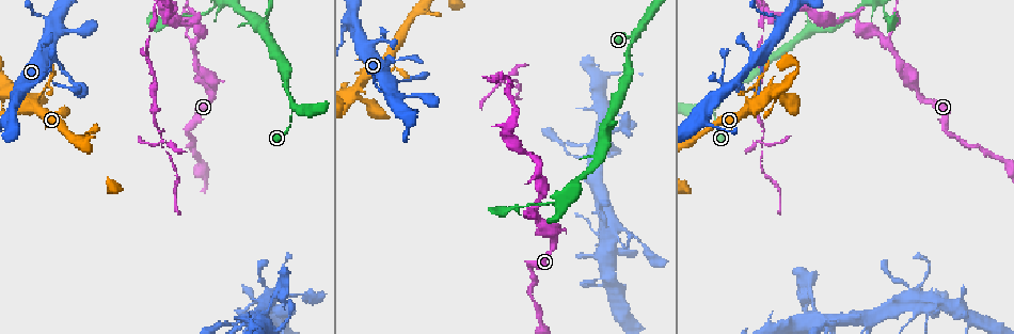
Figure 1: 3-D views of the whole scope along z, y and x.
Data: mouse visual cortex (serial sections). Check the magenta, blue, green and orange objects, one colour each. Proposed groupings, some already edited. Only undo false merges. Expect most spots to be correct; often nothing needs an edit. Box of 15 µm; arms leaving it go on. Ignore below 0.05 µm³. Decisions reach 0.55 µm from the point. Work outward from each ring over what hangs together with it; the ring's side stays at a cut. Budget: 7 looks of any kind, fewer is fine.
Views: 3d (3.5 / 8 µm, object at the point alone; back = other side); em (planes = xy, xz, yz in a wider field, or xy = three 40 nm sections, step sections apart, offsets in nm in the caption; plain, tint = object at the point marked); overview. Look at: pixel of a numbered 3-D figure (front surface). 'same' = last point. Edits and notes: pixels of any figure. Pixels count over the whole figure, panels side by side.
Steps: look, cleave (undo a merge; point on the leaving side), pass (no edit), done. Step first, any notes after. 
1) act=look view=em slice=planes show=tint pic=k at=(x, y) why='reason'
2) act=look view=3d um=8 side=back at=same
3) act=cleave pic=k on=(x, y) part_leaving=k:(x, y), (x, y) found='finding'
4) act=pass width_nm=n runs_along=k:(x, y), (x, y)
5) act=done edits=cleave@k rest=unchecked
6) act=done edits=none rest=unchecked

act=look view=3d um=3.5 pic=1 at=(553, 232) why='branch point'

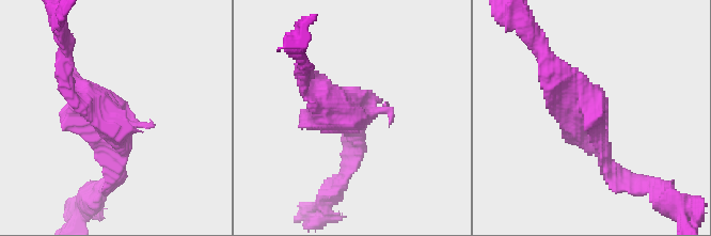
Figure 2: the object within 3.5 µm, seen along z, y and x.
act=look view=em slice=xy step=5 show=plain pic=2 at=(111, 118)

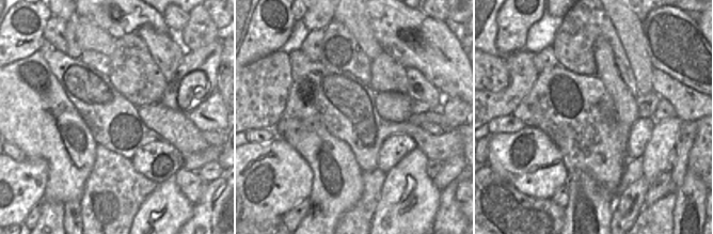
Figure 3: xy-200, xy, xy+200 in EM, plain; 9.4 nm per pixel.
act=look view=em slice=xy step=5 show=tint at=same why='with the object marked'

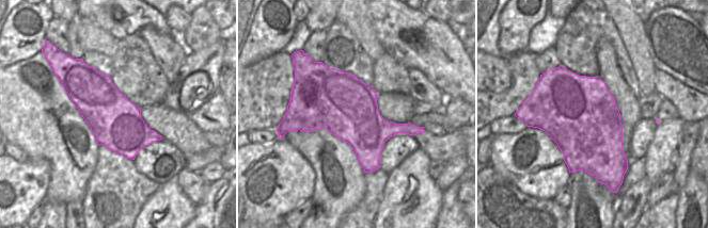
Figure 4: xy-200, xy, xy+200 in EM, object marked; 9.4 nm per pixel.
act=pass runs_along=2:(607, 161), (547, 68) found='continuous, no second cell'

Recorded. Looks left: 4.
act=look view=3d um=3.5 side=back pic=1 at=(194, 43) why='three-way junction'

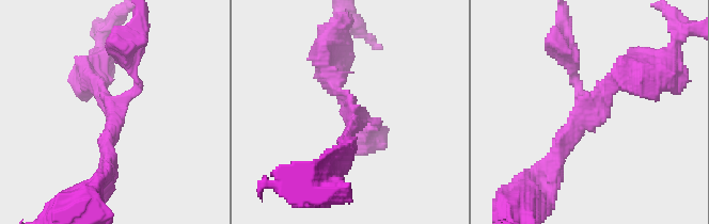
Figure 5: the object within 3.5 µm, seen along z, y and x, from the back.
act=look view=em slice=planes show=tint pic=5 at=(115, 108) arms=3 arm_widths_nm=150,250,250

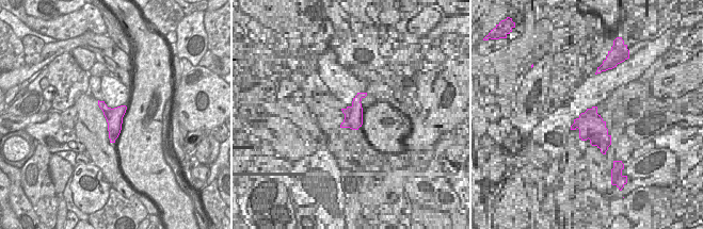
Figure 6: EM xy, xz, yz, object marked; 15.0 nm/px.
act=pass runs_along=5:(553, 170), (588, 100), (632, 72) found='all the same cell'

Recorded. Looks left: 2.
act=look view=3d um=3.5 side=back pic=1 at=(198, 16) why='abrupt turn'

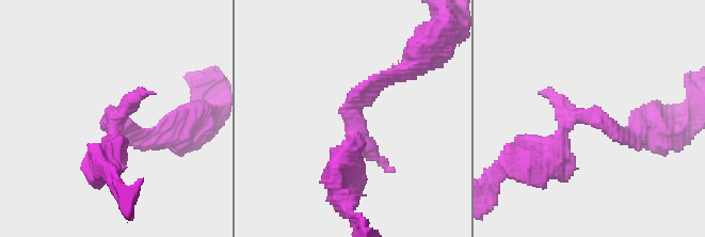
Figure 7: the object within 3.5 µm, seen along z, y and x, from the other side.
act=look view=em slice=xy step=1 show=tint pic=7 at=(352, 125) why='need the tissue'

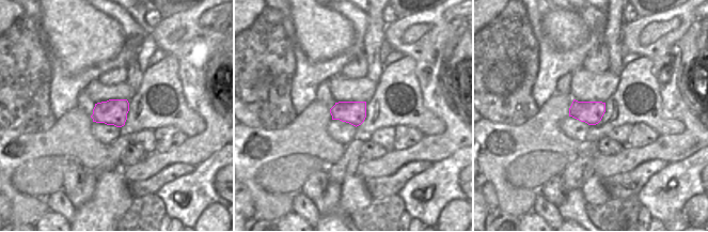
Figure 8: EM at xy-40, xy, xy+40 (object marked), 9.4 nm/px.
act=pass runs_along=7:(341, 171), (354, 99), (384, 78) found='all the same cell'

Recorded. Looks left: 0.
act=done edits=none rest=unchecked

